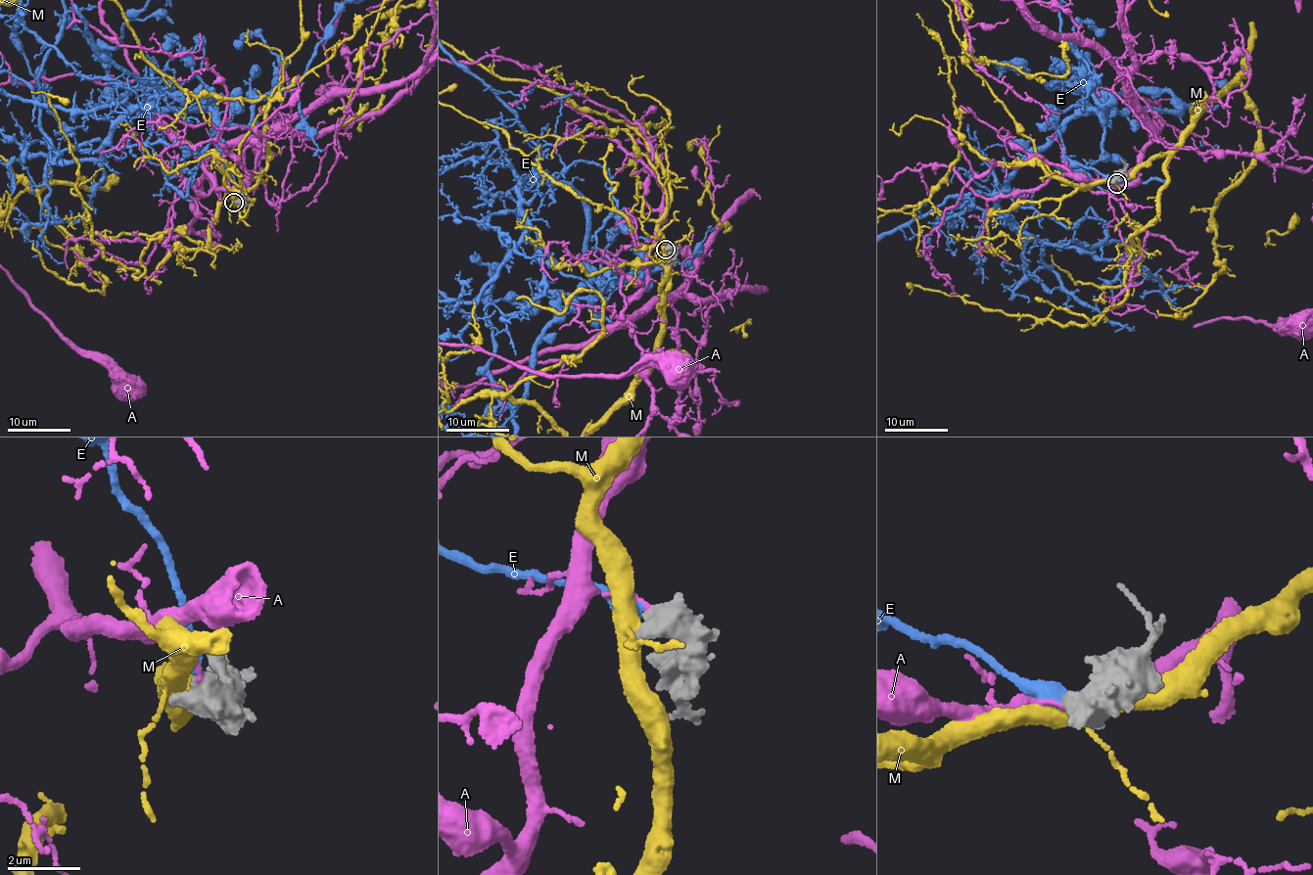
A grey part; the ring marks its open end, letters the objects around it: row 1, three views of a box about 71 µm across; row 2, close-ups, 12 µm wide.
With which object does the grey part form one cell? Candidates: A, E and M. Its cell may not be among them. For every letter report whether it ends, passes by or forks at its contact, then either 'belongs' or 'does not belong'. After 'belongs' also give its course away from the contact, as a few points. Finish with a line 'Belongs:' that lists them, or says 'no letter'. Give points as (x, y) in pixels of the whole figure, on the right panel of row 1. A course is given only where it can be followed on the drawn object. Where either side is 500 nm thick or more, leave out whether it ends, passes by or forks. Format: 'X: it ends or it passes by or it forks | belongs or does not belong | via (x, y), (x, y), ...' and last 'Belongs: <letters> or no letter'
A: it ends | does not belong
E: does not belong
M: does not belong
Belongs: no letter

